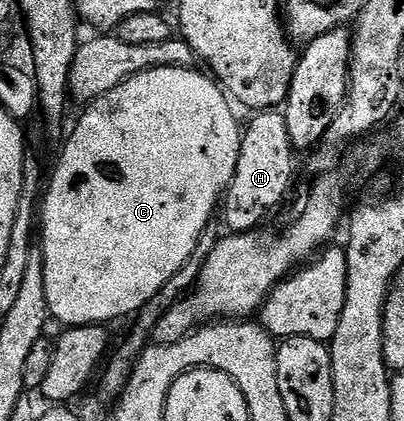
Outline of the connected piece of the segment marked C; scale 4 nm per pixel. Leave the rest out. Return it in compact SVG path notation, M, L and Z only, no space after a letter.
M153 67L149 71L144 71L127 81L123 81L118 87L108 91L102 99L95 100L82 110L85 112L82 113L81 120L74 125L73 132L70 133L69 140L66 141L65 148L62 149L61 156L57 159L57 172L54 173L53 180L50 183L48 180L47 186L43 191L43 202L39 207L39 250L45 258L43 277L47 281L47 305L49 306L50 316L57 318L66 328L109 325L112 319L121 319L124 315L129 315L129 317L136 316L137 312L147 305L147 301L151 301L151 297L155 297L155 293L159 293L159 289L163 289L163 285L167 285L167 281L171 281L174 273L179 273L179 269L183 269L187 257L191 257L191 253L195 253L195 245L199 245L199 237L203 233L203 229L207 229L207 225L214 222L215 215L213 215L213 210L216 207L218 210L225 192L229 189L231 177L235 177L235 165L239 161L243 127L240 122L237 124L237 115L229 106L231 106L229 96L225 94L224 90L208 74L202 73L200 75L197 69L193 67Z

